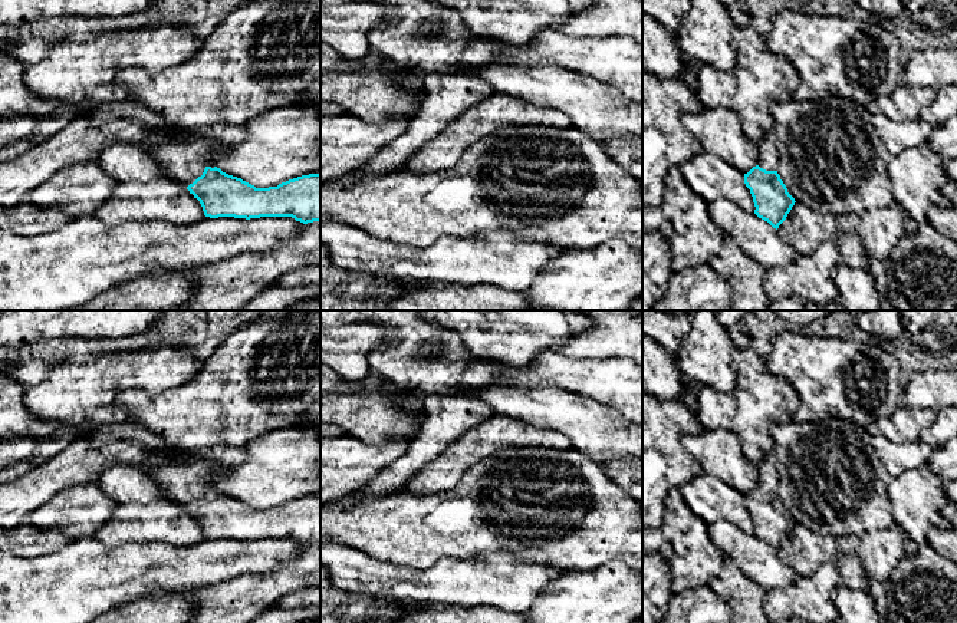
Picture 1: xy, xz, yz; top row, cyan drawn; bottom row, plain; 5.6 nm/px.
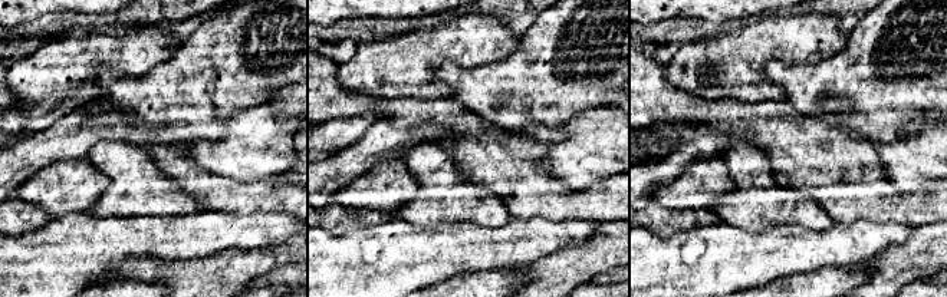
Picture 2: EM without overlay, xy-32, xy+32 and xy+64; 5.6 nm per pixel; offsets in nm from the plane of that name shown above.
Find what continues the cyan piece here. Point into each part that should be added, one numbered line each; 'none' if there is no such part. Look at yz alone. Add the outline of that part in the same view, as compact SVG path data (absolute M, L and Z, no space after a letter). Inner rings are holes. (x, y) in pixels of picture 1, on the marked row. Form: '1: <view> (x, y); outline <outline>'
1: yz (768, 150); outline M770 131L757 141L759 161L757 165L766 171L777 171L779 146L776 145L775 134Z

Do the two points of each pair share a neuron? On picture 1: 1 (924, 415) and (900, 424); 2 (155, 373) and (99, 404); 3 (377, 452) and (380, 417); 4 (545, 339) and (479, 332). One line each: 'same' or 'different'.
1: same
2: same
3: different
4: same

